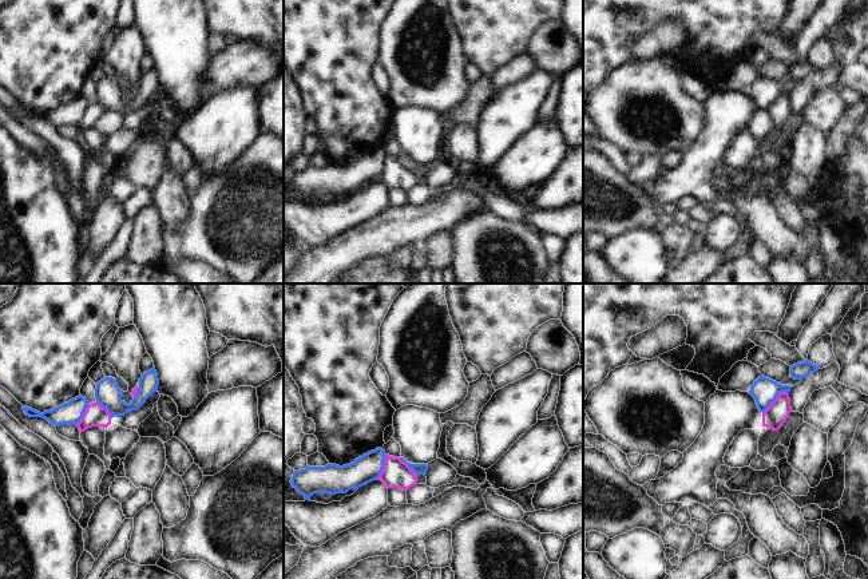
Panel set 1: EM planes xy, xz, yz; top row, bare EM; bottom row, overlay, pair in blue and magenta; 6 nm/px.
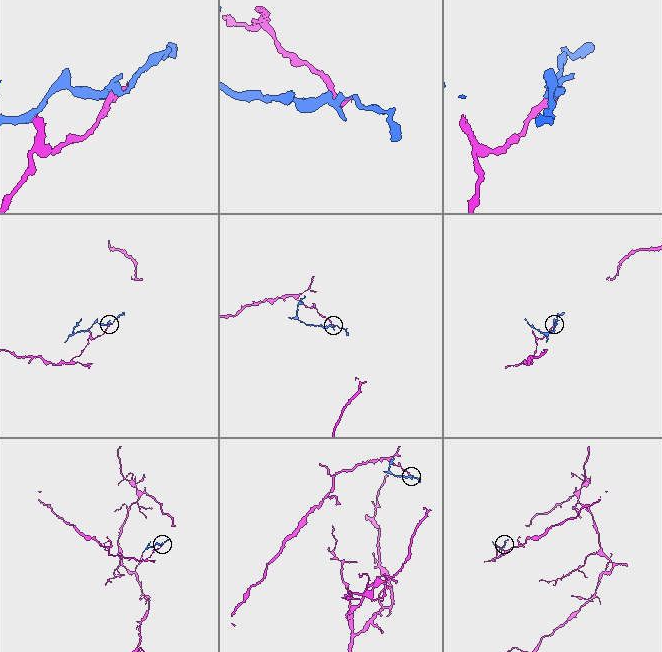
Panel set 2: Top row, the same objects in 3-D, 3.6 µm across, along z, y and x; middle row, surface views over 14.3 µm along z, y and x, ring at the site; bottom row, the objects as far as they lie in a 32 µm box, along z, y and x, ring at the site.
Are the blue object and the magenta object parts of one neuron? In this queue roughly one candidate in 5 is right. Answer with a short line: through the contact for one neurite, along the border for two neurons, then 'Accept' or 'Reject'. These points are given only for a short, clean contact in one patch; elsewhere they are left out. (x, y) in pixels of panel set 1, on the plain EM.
Line: yz (788, 92), (781, 92), (763, 114). Reject.

